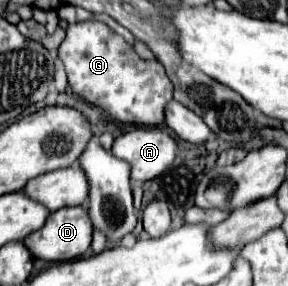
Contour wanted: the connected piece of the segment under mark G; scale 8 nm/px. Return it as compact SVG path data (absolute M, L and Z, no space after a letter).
M83 21L67 25L67 37L59 45L59 57L65 65L73 93L109 111L123 123L163 123L165 103L173 97L173 85L165 75L163 65L159 61L143 61L125 39L115 35L105 23Z

